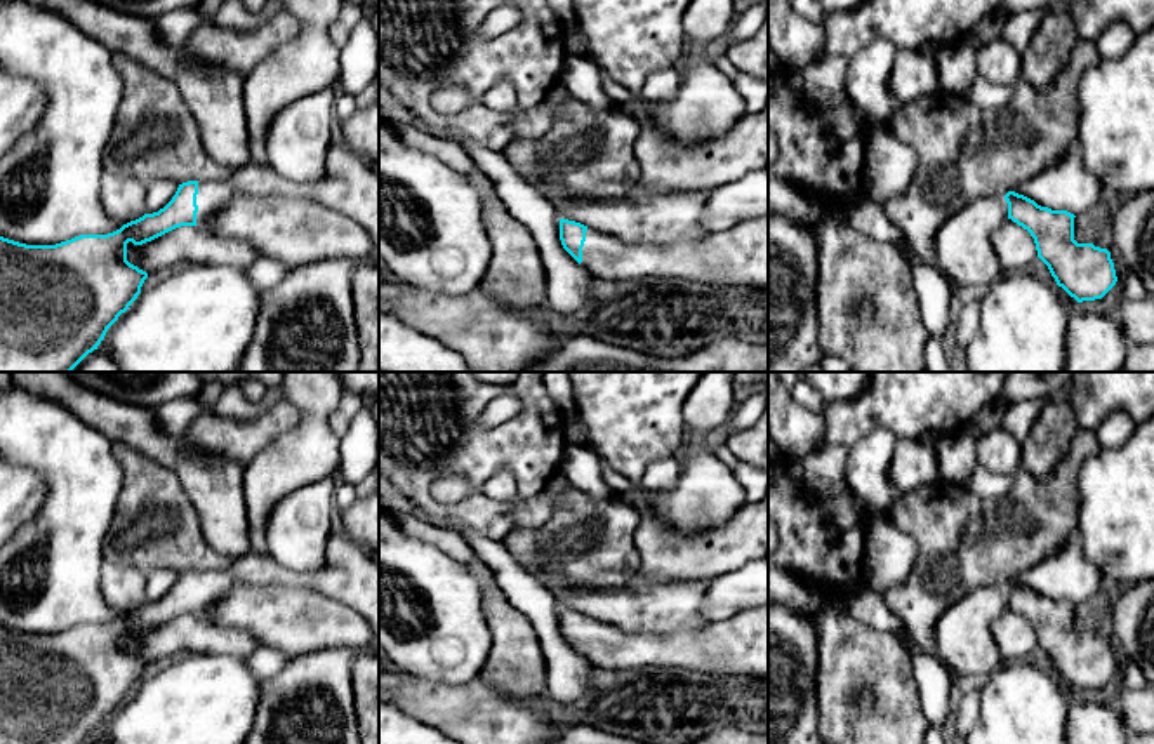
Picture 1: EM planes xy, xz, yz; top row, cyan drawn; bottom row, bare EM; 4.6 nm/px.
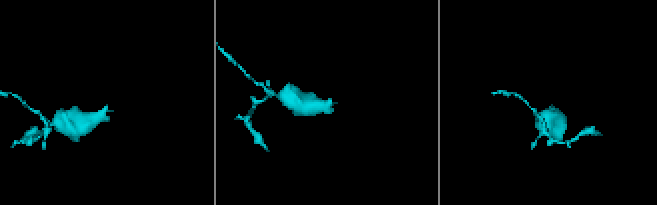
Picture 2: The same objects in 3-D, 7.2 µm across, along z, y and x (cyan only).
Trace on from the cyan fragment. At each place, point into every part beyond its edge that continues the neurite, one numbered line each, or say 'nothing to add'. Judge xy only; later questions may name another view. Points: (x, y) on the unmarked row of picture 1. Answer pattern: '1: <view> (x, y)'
1: xy (350, 576)

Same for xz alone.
1: xz (739, 645)

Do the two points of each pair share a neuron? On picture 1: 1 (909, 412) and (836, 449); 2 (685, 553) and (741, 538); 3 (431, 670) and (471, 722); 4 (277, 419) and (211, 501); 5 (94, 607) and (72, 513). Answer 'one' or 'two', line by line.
1: one
2: one
3: two
4: two
5: one

